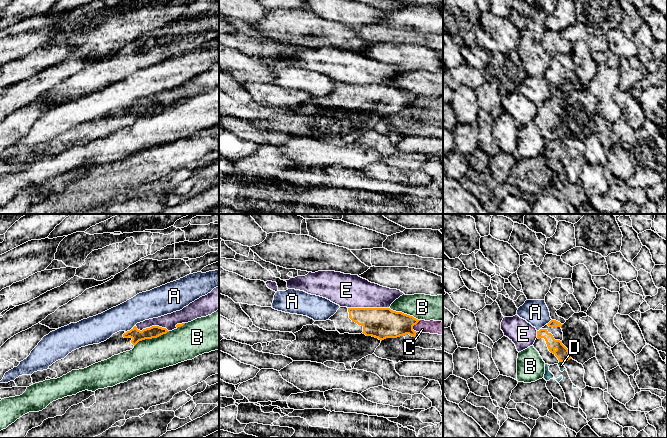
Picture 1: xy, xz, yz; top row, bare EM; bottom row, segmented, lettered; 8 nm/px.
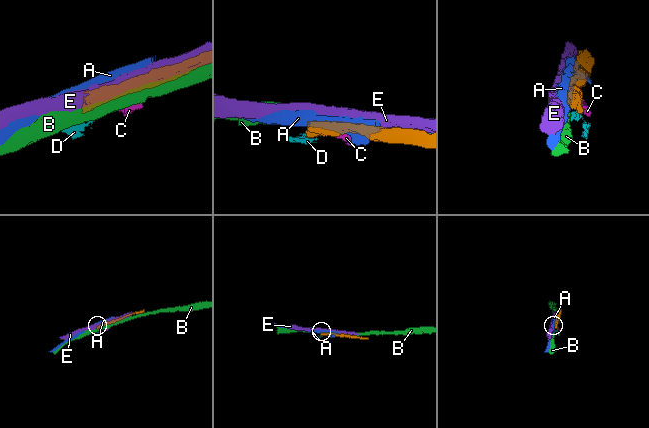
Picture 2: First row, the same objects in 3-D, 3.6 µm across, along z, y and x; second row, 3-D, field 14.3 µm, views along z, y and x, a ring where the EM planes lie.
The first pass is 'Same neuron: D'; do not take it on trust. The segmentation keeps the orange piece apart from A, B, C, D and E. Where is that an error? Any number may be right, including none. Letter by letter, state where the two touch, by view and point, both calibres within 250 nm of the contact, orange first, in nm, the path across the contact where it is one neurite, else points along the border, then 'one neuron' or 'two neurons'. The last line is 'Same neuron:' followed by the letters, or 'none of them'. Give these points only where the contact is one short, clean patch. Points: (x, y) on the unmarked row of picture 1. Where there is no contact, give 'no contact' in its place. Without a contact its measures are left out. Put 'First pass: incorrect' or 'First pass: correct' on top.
First pass: incorrect
A: contact xy (131, 105); calibres 100 and 220 nm; two neurons
B: contact xy (151, 114); calibres 100 and 260 nm; two neurons
C: contact xz (413, 101); calibres 240 and 110 nm; two neurons
D: contact yz (561, 137); calibres 110 and 50 nm; border yz (559, 137), (563, 139); two neurons
E: contact xz (368, 84); calibres 240 and 260 nm; two neurons
Same neuron: none of them

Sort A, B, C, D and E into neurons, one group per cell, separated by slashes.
A / B / C D / E

